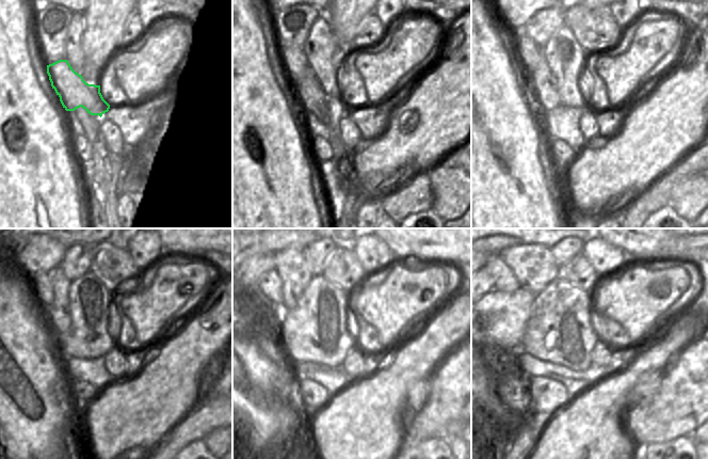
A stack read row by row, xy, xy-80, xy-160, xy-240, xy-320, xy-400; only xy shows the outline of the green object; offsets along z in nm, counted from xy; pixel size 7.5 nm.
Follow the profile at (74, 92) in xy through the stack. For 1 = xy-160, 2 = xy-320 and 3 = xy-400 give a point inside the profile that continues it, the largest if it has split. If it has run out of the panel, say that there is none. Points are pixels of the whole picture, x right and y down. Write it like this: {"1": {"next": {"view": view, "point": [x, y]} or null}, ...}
{"1": {"next": {"view": "xy-160", "point": [528, 52]}}, "2": {"next": {"view": "xy-320", "point": [270, 288]}}, "3": {"next": {"view": "xy-400", "point": [503, 279]}}}

